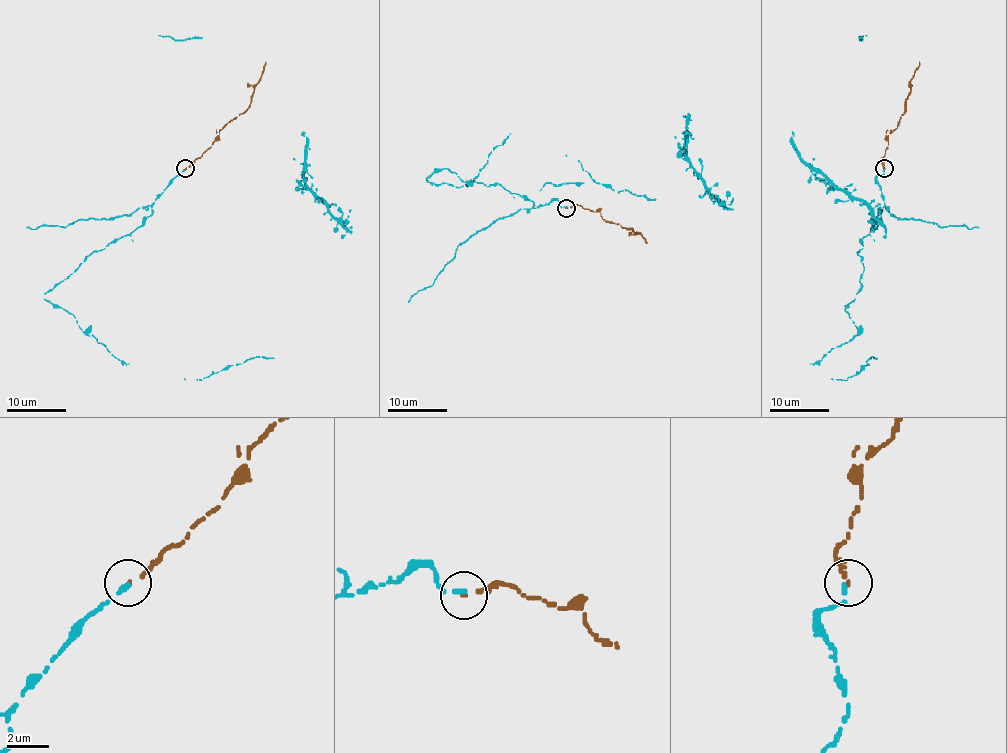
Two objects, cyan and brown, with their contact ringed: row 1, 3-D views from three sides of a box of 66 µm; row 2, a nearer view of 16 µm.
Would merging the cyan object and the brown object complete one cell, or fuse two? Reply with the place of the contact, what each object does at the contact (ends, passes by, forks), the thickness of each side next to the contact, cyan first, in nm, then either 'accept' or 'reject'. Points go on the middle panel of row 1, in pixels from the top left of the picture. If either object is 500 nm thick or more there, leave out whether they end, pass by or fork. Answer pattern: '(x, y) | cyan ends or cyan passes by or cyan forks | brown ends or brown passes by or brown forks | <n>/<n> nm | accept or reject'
(566, 208) | cyan ends | brown ends | 280/190 nm | accept

